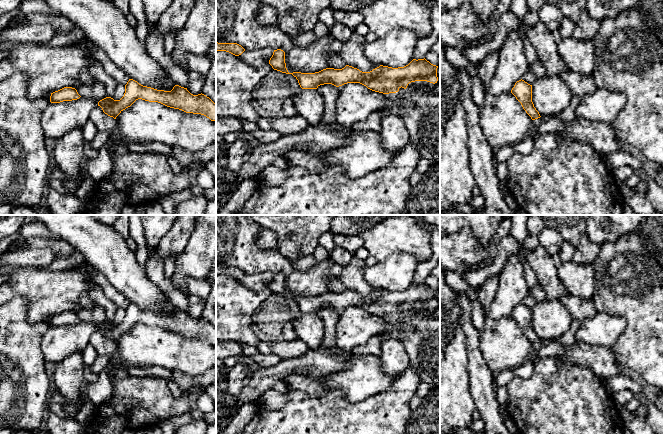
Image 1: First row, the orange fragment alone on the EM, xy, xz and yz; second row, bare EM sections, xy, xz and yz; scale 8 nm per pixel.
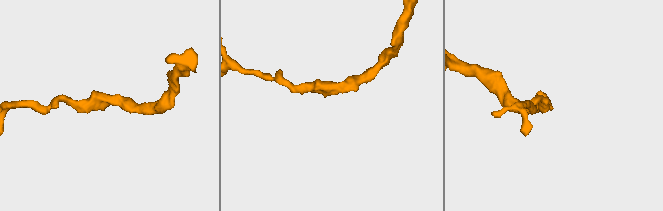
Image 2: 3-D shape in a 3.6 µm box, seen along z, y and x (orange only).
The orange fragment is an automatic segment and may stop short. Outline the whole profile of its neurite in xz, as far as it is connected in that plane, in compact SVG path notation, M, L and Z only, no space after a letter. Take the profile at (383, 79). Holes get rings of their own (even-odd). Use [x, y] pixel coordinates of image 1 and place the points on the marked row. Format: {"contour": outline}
{"contour": "M277 49L274 50L273 55L269 60L269 64L274 70L286 74L292 74L298 80L298 83L302 89L317 89L320 85L324 84L332 84L336 87L339 87L347 83L360 83L372 91L385 94L387 98L386 104L380 110L382 117L385 117L389 114L401 117L409 133L409 142L413 143L418 147L420 156L430 160L432 165L440 164L440 95L424 90L406 89L409 83L415 81L427 81L433 84L437 83L438 66L431 64L425 58L418 60L413 59L408 65L398 68L380 65L379 67L373 69L370 72L362 72L357 68L346 65L342 69L326 68L315 73L289 73L285 63L285 52L281 49Z"}

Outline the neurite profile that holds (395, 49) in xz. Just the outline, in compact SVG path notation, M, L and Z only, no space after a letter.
M393 30L374 42L366 42L364 53L369 60L379 65L404 67L413 60L418 39L417 34L411 30Z

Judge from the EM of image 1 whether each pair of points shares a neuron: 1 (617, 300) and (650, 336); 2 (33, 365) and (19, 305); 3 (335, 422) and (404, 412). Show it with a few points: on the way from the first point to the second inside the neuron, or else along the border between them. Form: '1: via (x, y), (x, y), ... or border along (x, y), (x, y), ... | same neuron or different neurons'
1: via (626, 309), (644, 327) | same neuron
2: via (19, 350), (19, 320) | same neuron
3: via (352, 422), (379, 422), (387, 416) | same neuron

